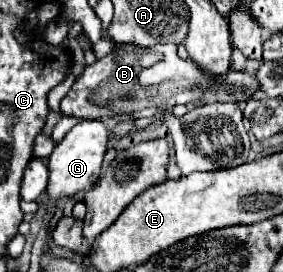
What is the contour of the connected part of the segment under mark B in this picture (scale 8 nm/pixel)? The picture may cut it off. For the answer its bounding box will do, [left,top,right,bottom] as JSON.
[60,45,260,121]

